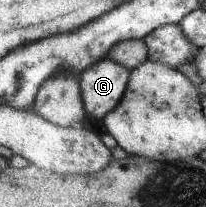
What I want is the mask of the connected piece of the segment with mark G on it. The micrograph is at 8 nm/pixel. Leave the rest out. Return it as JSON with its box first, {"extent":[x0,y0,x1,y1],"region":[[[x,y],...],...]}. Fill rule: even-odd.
{"extent":[81,57,131,120],"region":[[[108,57],[101,59],[94,66],[90,66],[86,71],[83,71],[81,74],[81,88],[87,114],[94,119],[103,120],[106,114],[110,114],[115,107],[119,106],[130,80],[131,69]]]}

